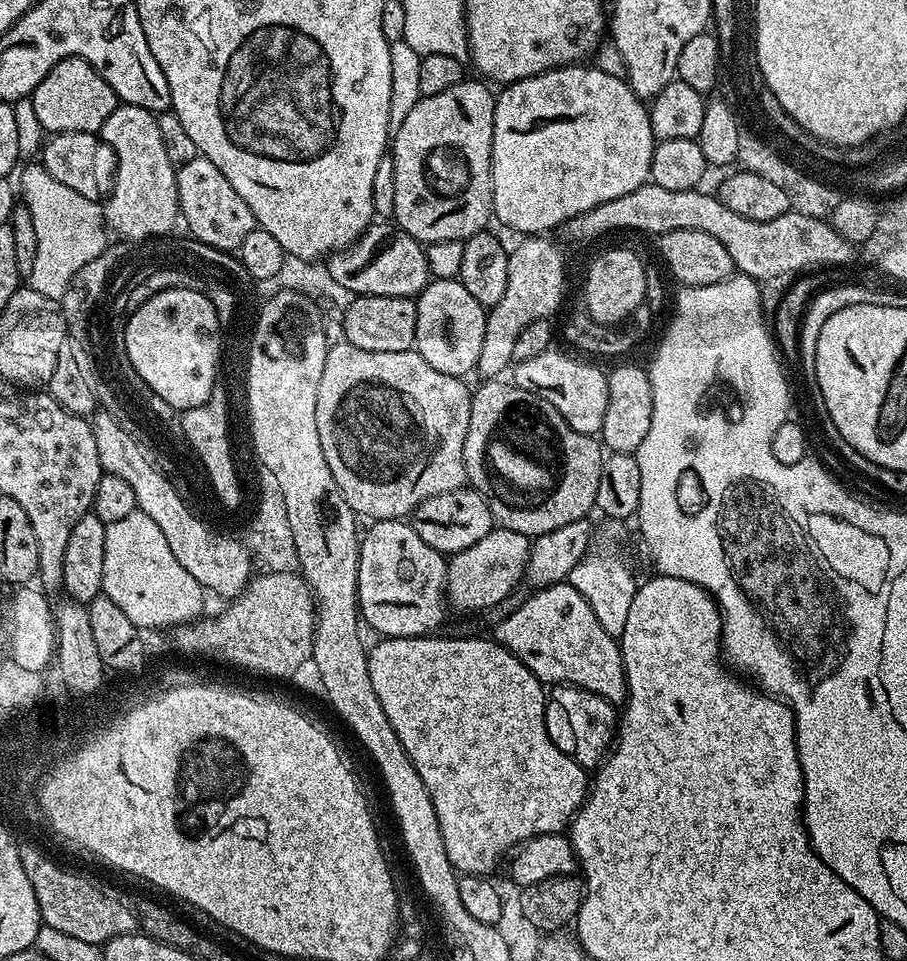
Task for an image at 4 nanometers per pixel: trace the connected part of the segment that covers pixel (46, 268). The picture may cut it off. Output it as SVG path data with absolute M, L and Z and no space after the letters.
M43 163L28 164L18 180L22 200L33 215L37 234L37 252L30 275L30 287L44 294L46 298L63 301L70 278L86 266L93 258L98 258L106 250L104 232L106 221L103 207L90 198L82 198L78 190L62 186L58 178L52 178Z

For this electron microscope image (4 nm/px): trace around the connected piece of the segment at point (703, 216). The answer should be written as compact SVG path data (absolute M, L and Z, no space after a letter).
M654 183L638 186L630 194L622 194L622 198L614 198L610 202L600 204L596 208L591 208L588 212L578 214L570 218L562 228L572 240L596 240L599 236L604 236L607 232L616 232L619 228L629 228L632 232L653 232L656 238L664 235L666 232L674 230L702 230L702 234L710 234L710 238L718 238L722 246L726 246L726 254L730 254L735 271L745 276L752 277L757 282L775 281L787 272L791 274L804 274L809 270L828 270L831 264L844 264L852 256L853 245L835 231L827 219L810 217L801 212L793 210L781 211L778 218L773 220L751 220L742 218L730 206L722 203L719 195L712 196L705 190L666 190L663 186Z

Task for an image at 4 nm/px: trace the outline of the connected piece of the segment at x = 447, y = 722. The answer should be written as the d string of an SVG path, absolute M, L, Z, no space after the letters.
M440 635L389 636L377 639L377 644L367 649L370 682L374 686L374 694L378 694L378 702L382 702L382 710L386 710L386 718L390 718L390 726L394 726L394 734L398 734L398 742L402 742L406 754L410 754L410 762L414 762L414 770L422 774L422 782L426 782L426 790L430 790L430 798L438 814L438 826L442 830L442 842L446 842L446 858L450 858L457 873L487 877L492 874L488 872L494 871L499 866L500 859L512 847L511 852L535 836L563 833L571 825L577 810L584 805L590 787L590 776L577 762L575 756L565 749L564 753L552 741L552 736L548 733L548 724L544 721L545 685L512 651L503 648L492 638L483 640L480 636Z

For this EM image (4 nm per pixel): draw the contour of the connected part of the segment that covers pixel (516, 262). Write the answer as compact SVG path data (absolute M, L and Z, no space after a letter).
M540 234L529 235L508 253L506 291L493 308L487 309L482 354L478 354L475 366L475 371L481 372L484 378L496 378L507 373L513 363L518 334L522 334L522 330L534 322L555 317L564 300L564 252L554 241L544 239L548 238Z

